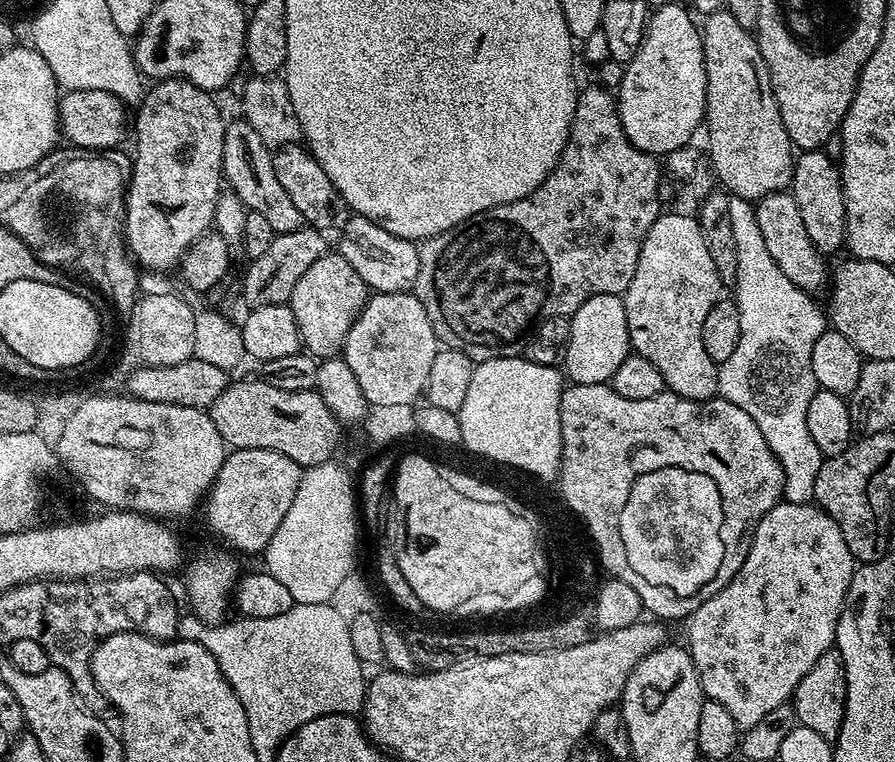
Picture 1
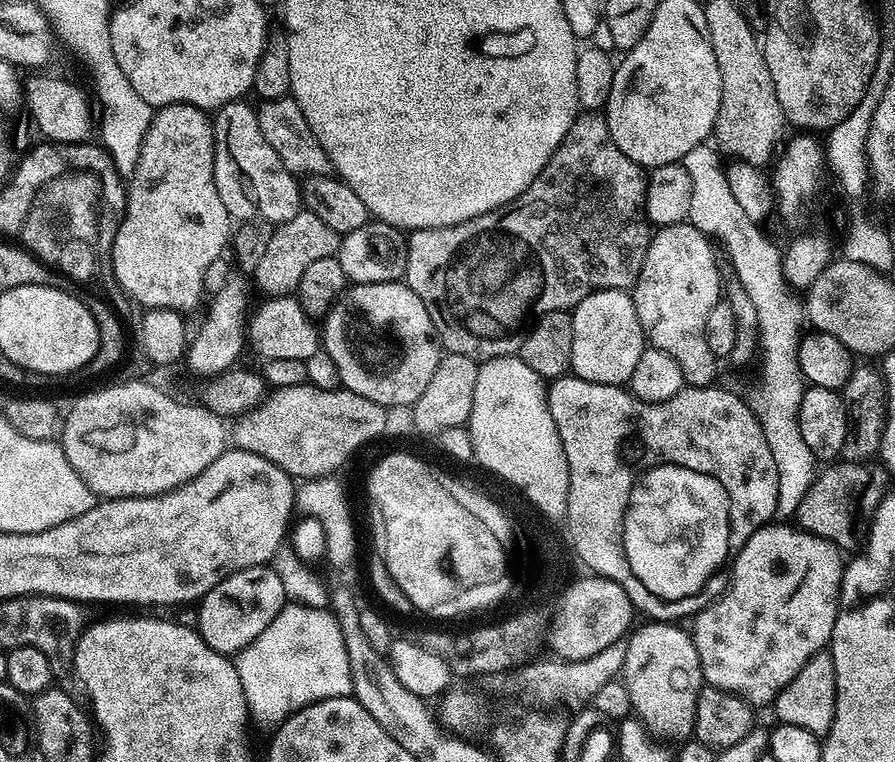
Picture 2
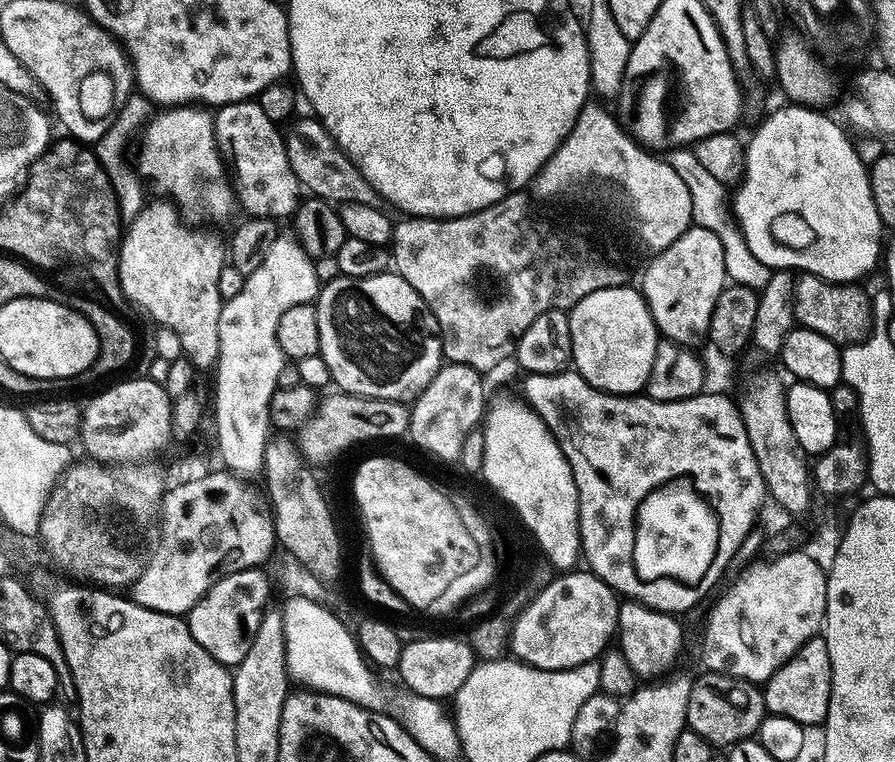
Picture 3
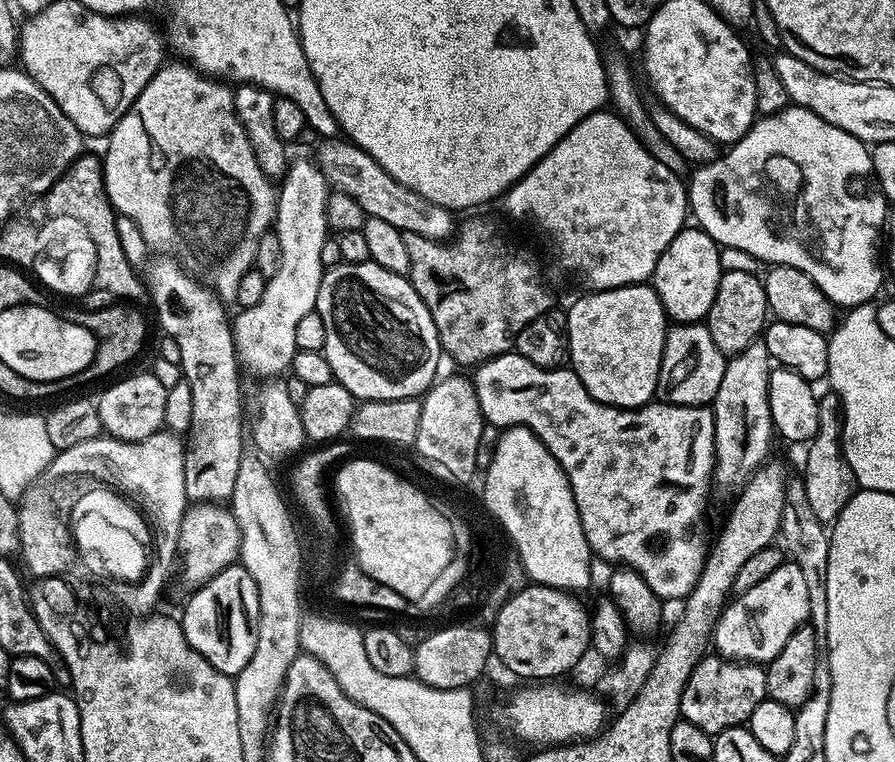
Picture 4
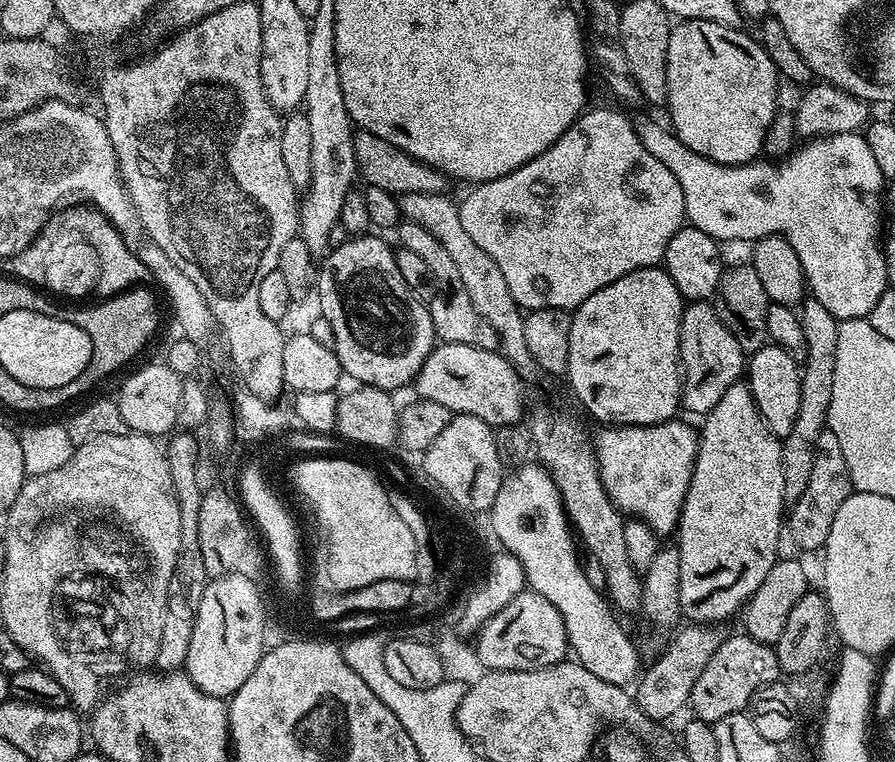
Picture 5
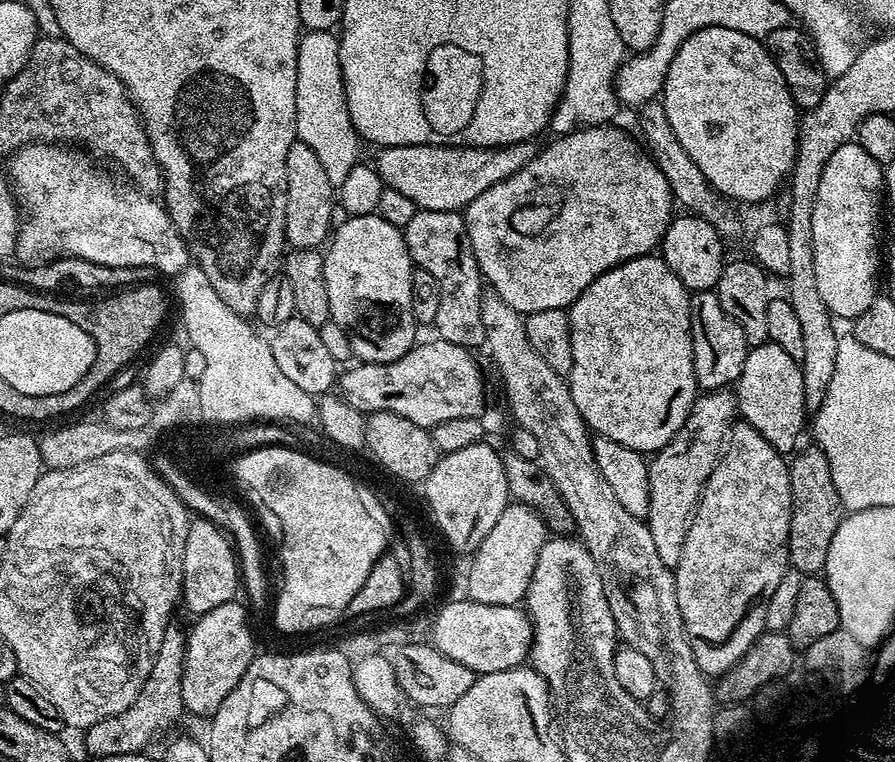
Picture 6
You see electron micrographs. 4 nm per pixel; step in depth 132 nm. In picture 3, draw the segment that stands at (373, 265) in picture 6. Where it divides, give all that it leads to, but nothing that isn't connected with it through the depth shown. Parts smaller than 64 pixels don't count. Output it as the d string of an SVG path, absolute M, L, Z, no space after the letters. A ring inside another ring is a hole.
M395 271L380 272L376 276L367 276L366 278L335 276L334 279L327 281L321 287L314 303L318 314L319 356L326 362L326 366L332 375L331 383L336 384L335 387L339 391L347 392L350 396L369 396L375 400L411 402L422 394L422 390L426 390L426 386L430 386L430 378L434 378L434 374L438 374L442 363L442 345L437 332L436 319L432 317L432 312L426 306L426 302L422 302L422 298L414 290L414 286L410 286L410 282L406 282L401 276L397 276Z

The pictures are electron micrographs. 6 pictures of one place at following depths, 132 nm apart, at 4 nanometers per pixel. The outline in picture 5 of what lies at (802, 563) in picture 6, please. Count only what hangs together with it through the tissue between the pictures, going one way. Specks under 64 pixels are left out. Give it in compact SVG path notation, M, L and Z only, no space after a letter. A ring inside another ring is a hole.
M825 430L818 434L814 471L810 474L810 482L806 490L802 490L802 498L795 500L786 516L787 535L796 543L800 552L816 554L823 549L824 543L830 538L830 526L834 526L834 514L838 514L842 502L846 502L846 498L853 491L850 470L842 455L842 446L838 446L838 438L834 438L832 432Z

